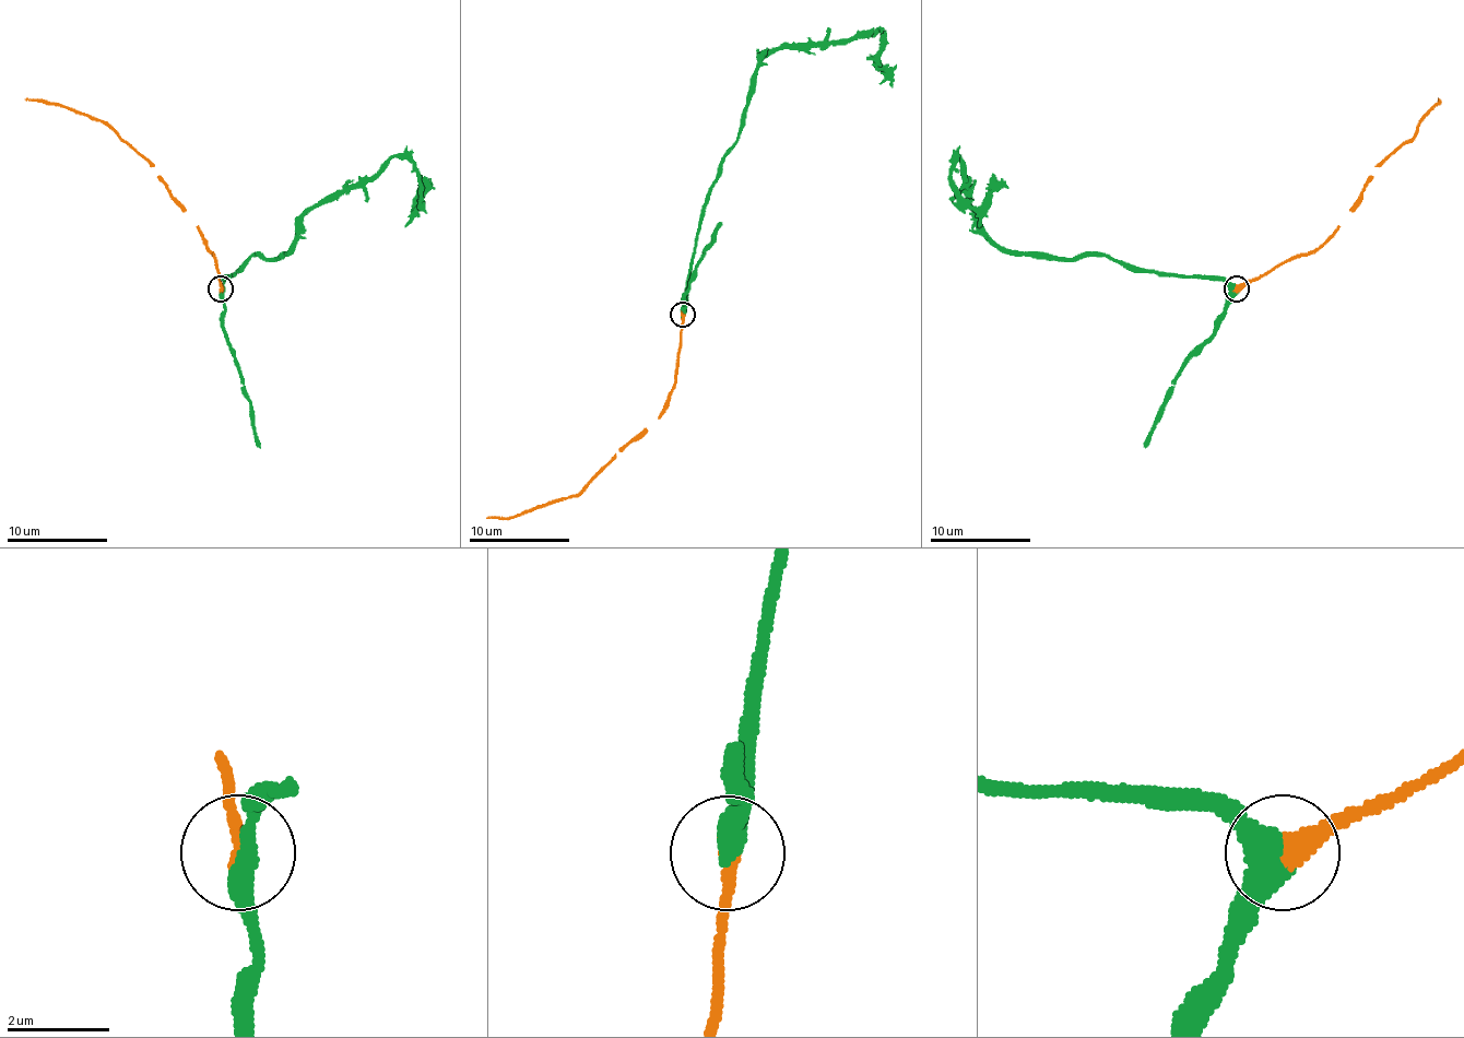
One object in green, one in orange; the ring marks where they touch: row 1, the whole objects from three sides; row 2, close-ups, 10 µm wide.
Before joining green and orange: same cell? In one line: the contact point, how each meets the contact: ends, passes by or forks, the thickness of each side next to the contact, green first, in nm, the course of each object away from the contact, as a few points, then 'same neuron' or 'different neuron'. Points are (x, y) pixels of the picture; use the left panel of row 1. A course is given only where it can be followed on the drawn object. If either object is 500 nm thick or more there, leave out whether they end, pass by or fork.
at (221, 289); green passes by; orange ends there; 400 nm thick on the green side, 360 nm on the other; green runs (220, 290), (250, 256), (285, 251), (314, 209), (399, 157), (420, 175), (417, 205), (429, 188); orange runs (220, 290), (217, 263), (202, 231), (157, 175), (154, 165), (106, 125), (58, 105), (25, 97); same neuron

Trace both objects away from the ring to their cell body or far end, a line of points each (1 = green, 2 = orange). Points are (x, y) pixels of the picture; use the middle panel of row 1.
1: (682, 314), (699, 215), (738, 140), (757, 63), (775, 48), (846, 44), (881, 31), (878, 61), (892, 86)
2: (682, 314), (674, 389), (664, 412), (568, 498), (520, 516), (487, 516)

